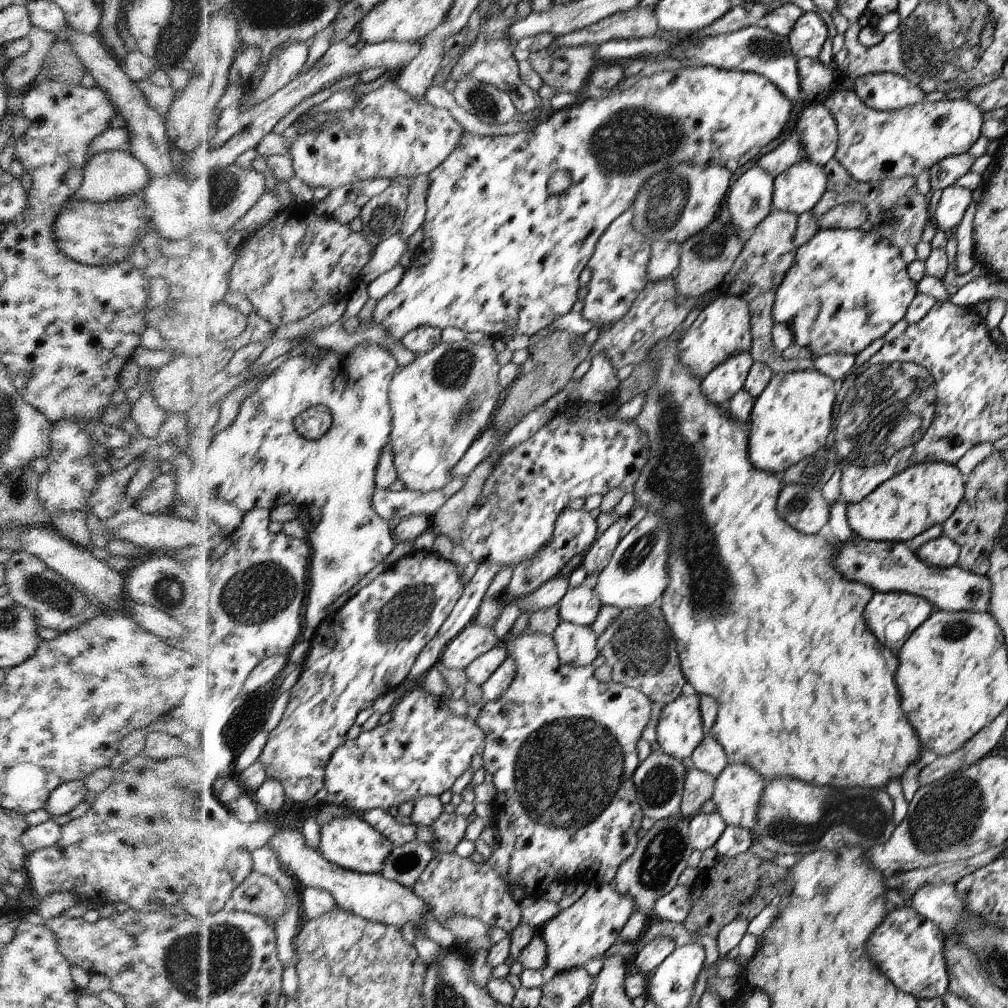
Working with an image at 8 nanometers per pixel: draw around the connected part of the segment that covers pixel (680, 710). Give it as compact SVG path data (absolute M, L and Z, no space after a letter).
M681 694L676 701L667 703L658 716L656 736L662 752L674 759L688 762L692 757L692 752L696 750L696 746L700 746L700 742L704 740L705 736L698 694L692 696Z

